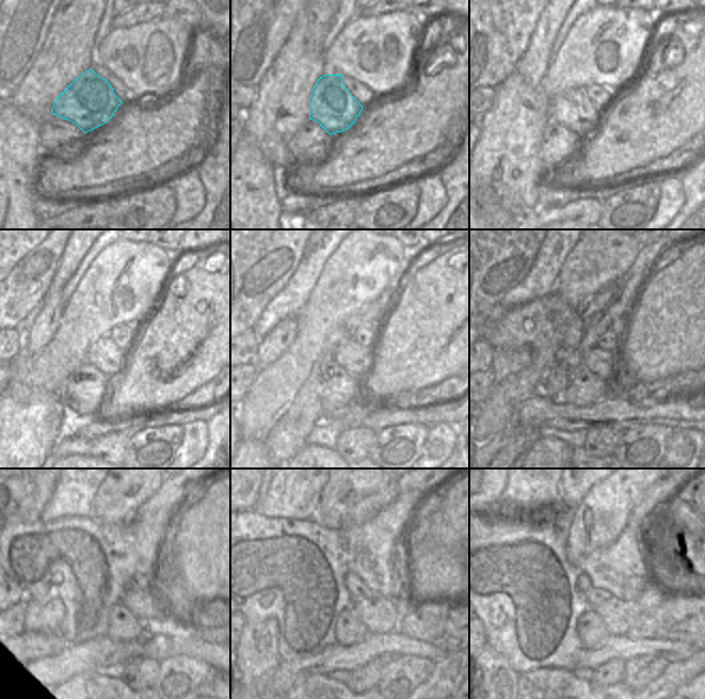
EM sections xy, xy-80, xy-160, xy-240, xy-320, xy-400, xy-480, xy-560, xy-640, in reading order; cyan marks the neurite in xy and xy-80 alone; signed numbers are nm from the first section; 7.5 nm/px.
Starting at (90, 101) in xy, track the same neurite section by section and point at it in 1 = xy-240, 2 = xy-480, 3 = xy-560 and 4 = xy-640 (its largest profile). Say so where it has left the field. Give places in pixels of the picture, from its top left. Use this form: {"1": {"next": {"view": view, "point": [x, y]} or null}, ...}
{"1": {"next": {"view": "xy-240", "point": [105, 354]}}, "2": {"next": {"view": "xy-480", "point": [141, 606]}}, "3": {"next": {"view": "xy-560", "point": [381, 615]}}, "4": {"next": {"view": "xy-640", "point": [618, 616]}}}

